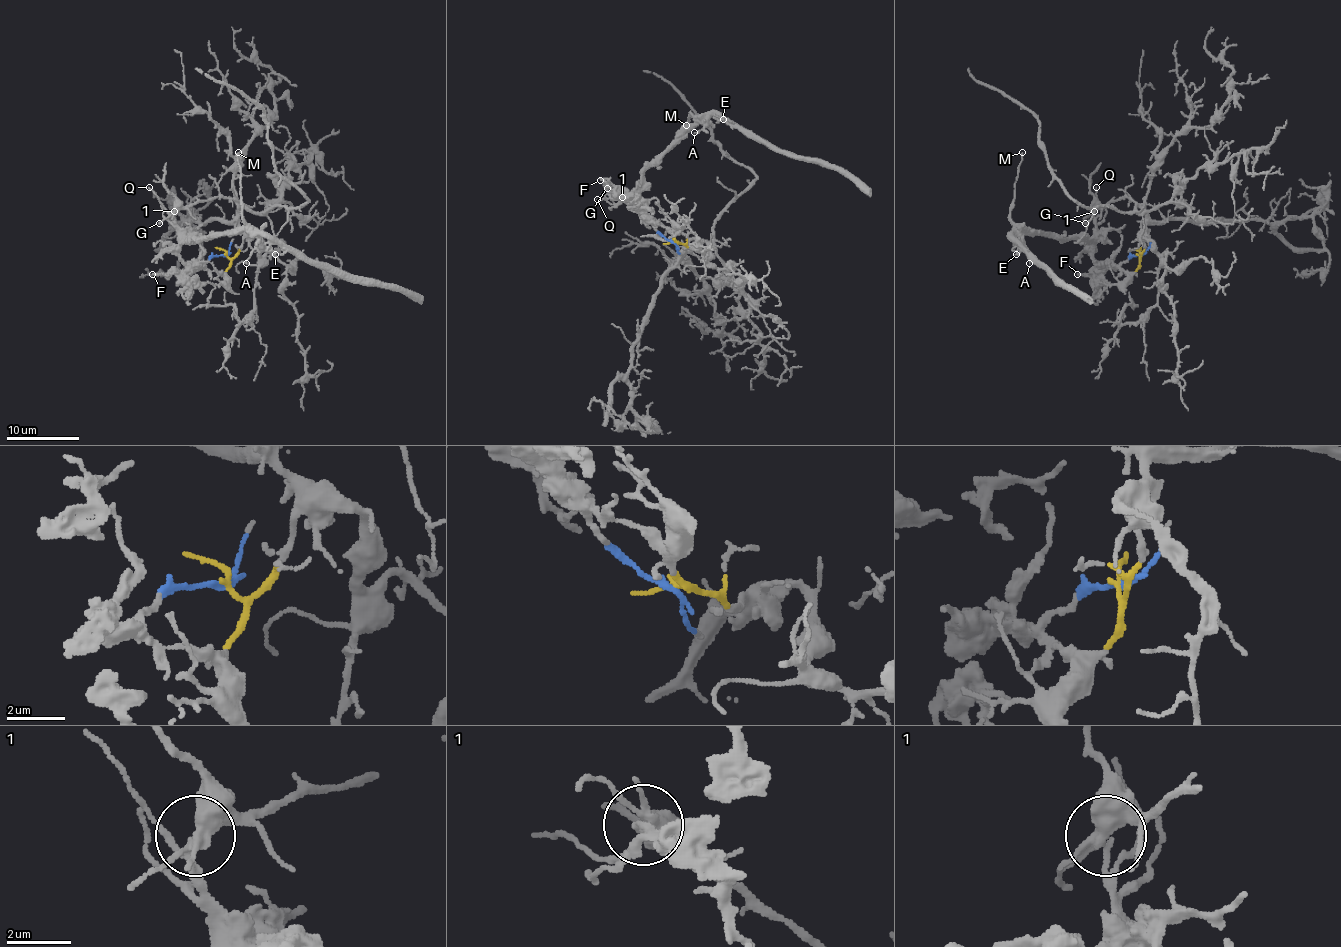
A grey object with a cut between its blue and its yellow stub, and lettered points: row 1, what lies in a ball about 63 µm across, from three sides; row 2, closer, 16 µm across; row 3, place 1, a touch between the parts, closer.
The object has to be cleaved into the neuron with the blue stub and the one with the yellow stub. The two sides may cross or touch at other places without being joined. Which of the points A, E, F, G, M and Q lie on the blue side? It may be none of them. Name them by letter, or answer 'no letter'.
A, E, F, M, Q

